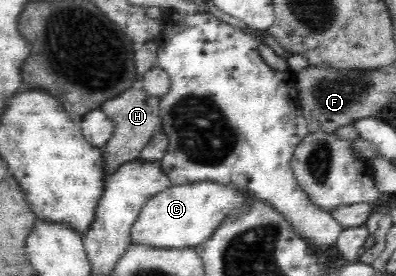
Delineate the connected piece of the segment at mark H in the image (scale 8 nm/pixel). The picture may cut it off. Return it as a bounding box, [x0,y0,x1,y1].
[100,88,162,178]

